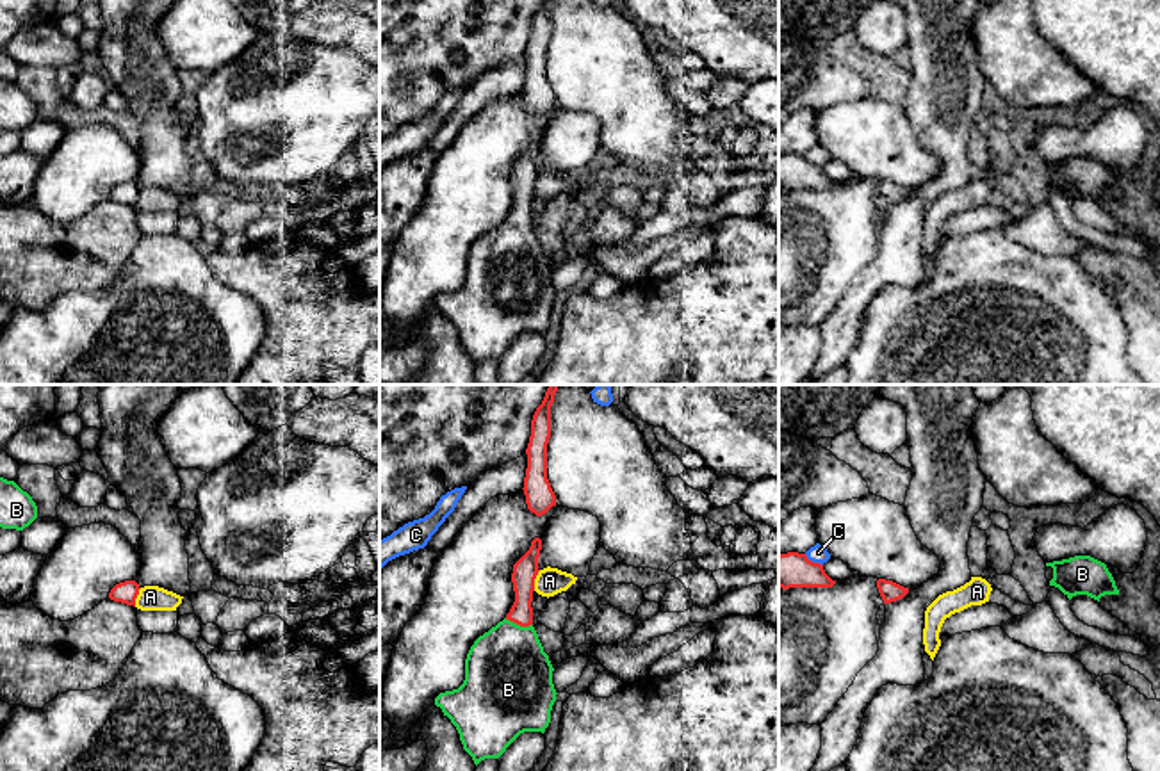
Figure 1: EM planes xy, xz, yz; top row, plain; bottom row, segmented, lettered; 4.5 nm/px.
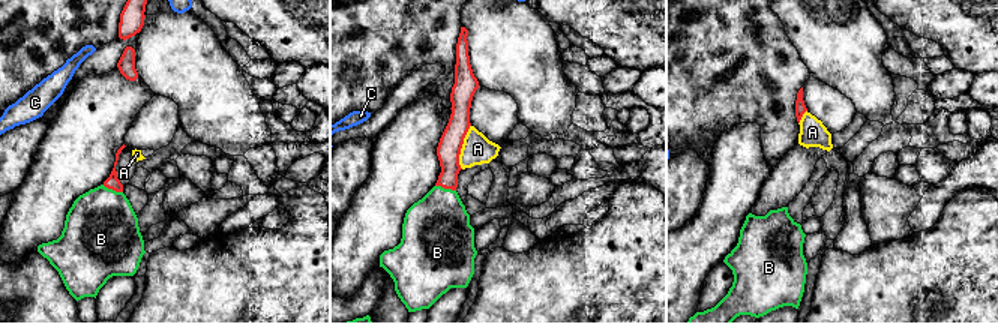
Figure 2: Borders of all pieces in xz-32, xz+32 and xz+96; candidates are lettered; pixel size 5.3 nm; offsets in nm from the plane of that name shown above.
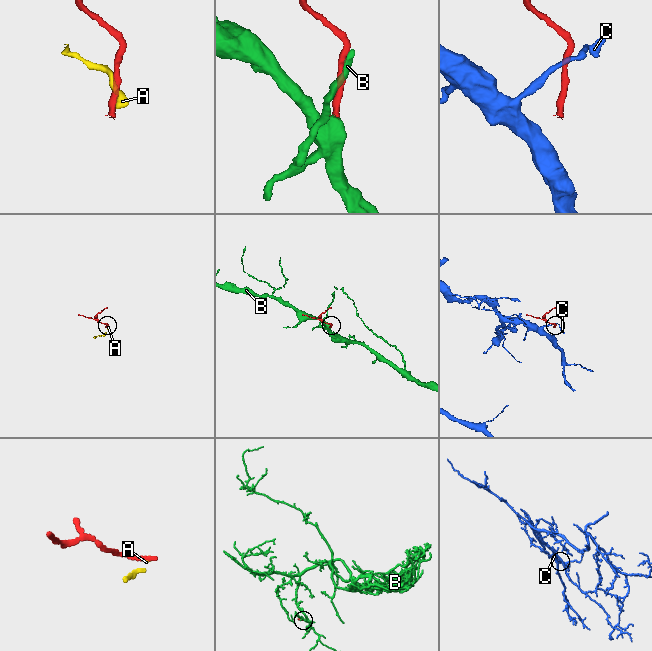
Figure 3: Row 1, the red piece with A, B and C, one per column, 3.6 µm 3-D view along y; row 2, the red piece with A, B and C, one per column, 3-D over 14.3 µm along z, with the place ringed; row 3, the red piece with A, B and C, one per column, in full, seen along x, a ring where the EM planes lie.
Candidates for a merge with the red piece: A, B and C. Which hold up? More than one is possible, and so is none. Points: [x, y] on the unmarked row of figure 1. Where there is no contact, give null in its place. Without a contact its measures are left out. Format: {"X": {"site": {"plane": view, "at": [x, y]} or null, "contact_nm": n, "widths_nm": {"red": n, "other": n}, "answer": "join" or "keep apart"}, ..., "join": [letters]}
{"A": {"site": {"plane": "xz", "at": [533, 182]}, "contact_nm": 100, "widths_nm": {"red": 110, "other": 130}, "answer": "keep apart"}, "B": {"site": {"plane": "xz", "at": [519, 225]}, "contact_nm": 130, "widths_nm": {"red": 110, "other": 400}, "answer": "join"}, "C": {"site": {"plane": "yz", "at": [811, 162]}, "contact_nm": 100, "widths_nm": {"red": 160, "other": 80}, "answer": "keep apart"}, "join": ["B"]}

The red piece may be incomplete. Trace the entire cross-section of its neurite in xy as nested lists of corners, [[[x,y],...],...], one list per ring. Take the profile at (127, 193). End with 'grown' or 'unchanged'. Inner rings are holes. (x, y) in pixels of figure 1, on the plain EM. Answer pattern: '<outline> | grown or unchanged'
[[[125,182],[110,191],[109,199],[135,208],[135,199],[139,196],[139,191],[141,189],[135,182]]] | unchanged

